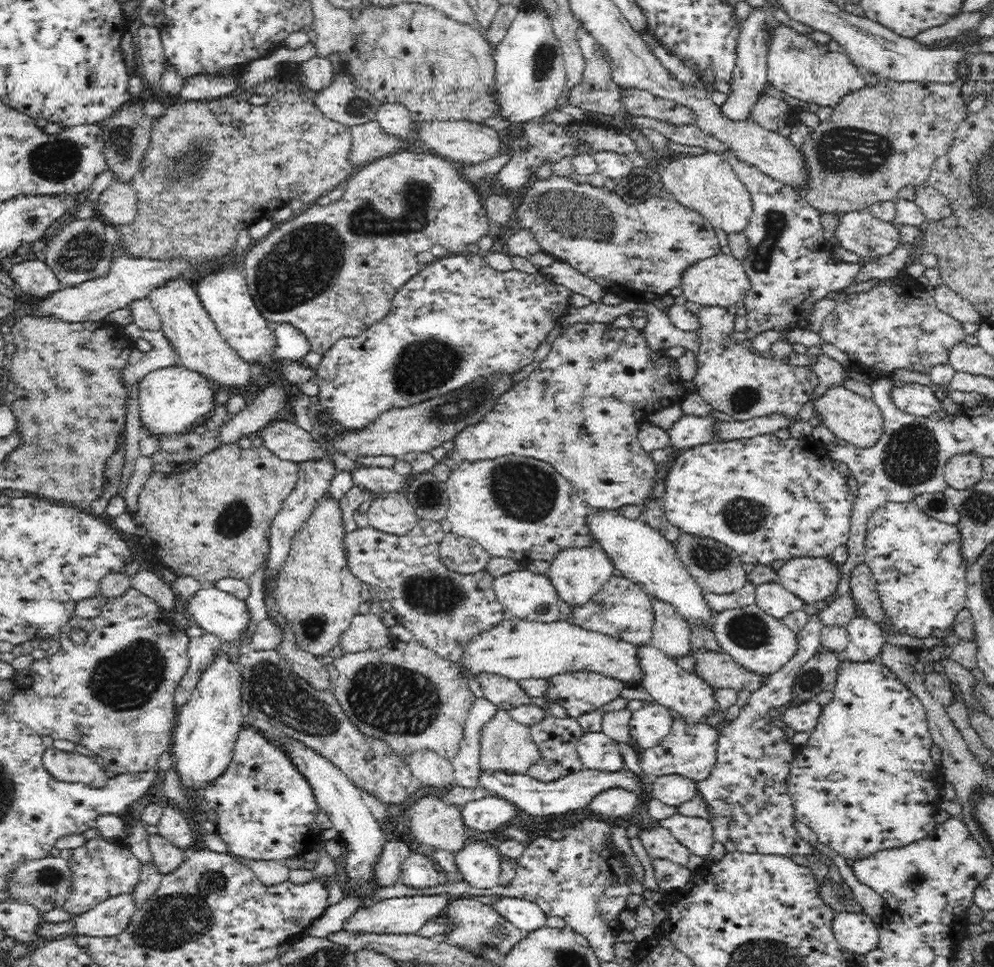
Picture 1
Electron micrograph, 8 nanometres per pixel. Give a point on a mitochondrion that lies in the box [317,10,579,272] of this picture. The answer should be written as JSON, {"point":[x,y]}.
{"point":[543,59]}

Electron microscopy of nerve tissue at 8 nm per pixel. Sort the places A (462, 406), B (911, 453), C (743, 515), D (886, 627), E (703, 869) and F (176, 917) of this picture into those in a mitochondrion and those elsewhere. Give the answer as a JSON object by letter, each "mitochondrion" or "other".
{"A":"mitochondrion","B":"mitochondrion","C":"mitochondrion","D":"other","E":"other","F":"mitochondrion"}

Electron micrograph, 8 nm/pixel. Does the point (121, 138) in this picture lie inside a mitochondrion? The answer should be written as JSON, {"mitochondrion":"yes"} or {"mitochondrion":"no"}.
{"mitochondrion":"yes"}

